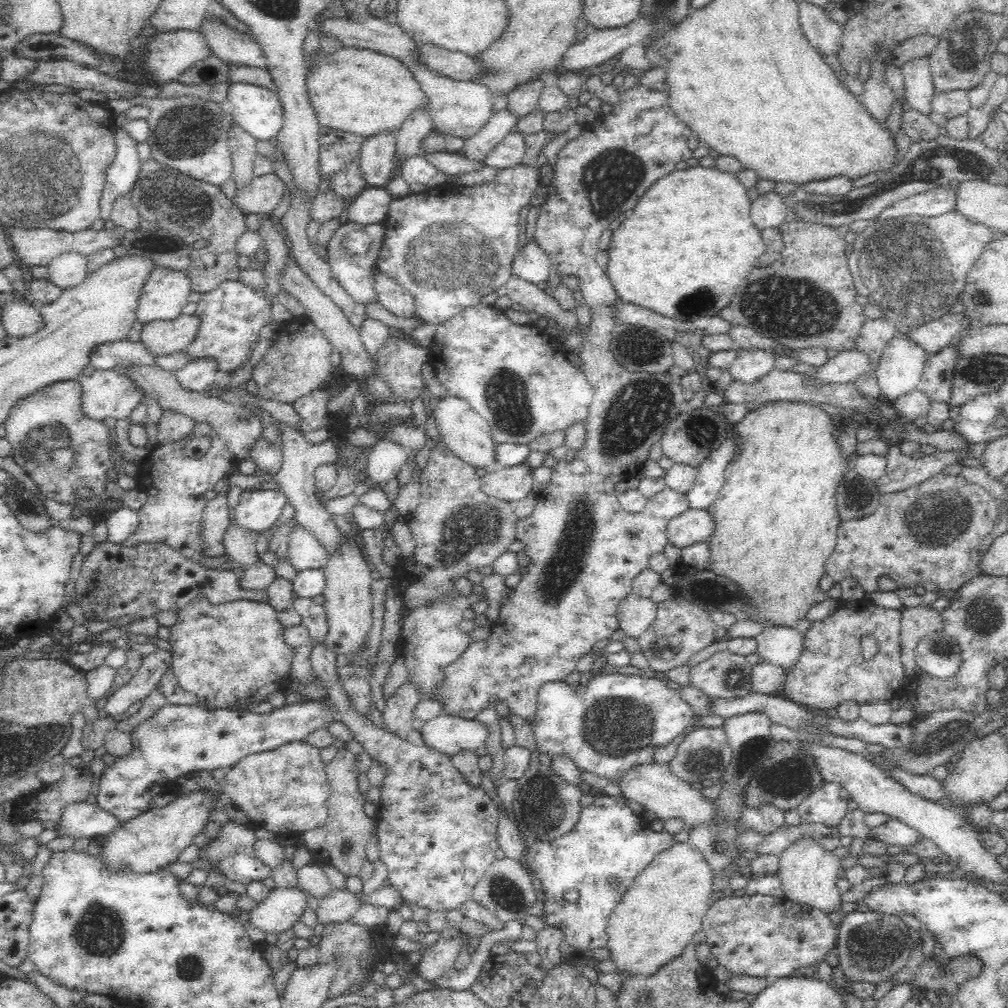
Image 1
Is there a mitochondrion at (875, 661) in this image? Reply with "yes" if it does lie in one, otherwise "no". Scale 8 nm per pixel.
no

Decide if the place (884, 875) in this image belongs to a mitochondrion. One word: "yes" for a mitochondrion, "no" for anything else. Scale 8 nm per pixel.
no

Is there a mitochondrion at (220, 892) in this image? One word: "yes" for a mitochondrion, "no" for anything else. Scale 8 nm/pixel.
no

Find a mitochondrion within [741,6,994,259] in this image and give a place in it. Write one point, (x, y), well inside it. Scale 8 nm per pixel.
(967, 56)

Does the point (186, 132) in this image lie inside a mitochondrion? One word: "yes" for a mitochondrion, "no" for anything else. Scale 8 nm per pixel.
yes

